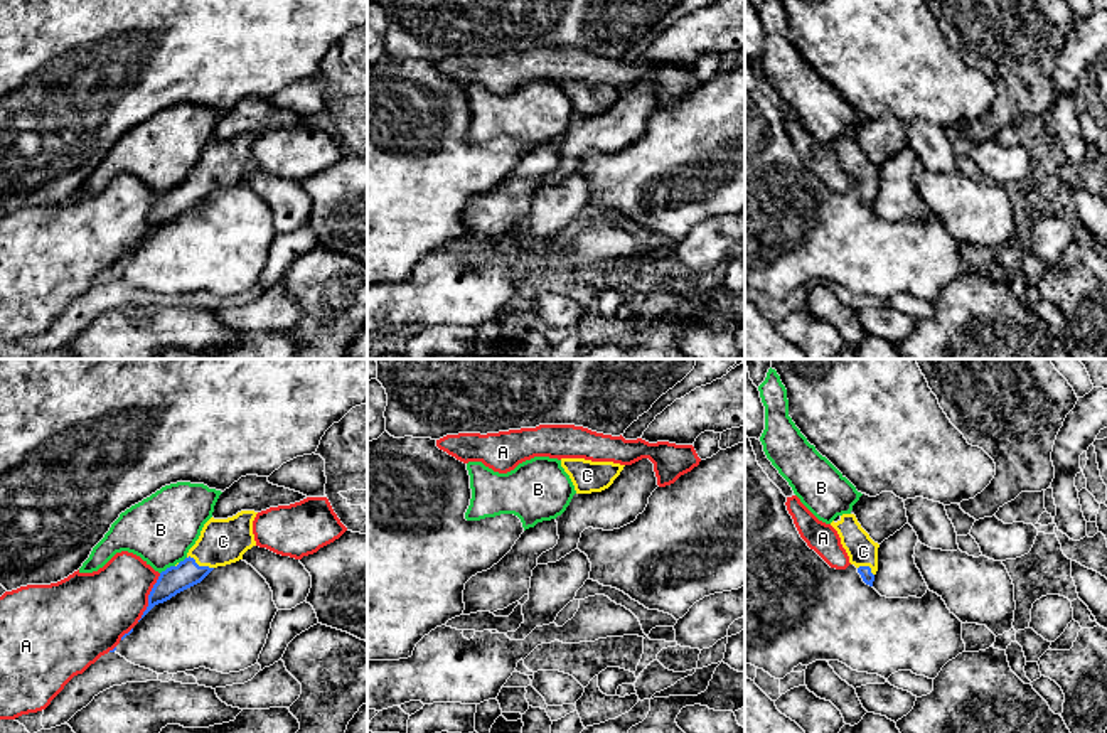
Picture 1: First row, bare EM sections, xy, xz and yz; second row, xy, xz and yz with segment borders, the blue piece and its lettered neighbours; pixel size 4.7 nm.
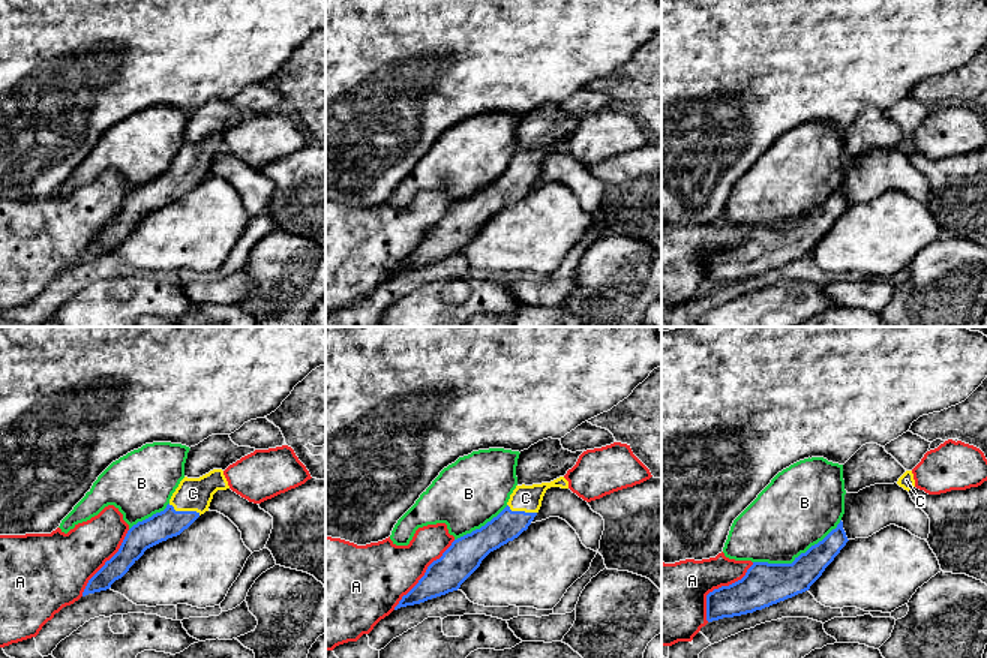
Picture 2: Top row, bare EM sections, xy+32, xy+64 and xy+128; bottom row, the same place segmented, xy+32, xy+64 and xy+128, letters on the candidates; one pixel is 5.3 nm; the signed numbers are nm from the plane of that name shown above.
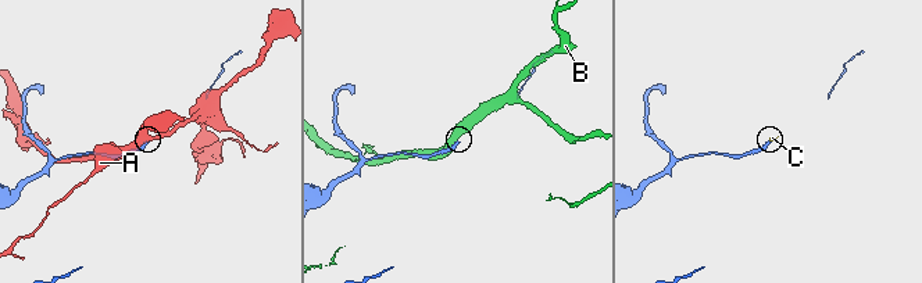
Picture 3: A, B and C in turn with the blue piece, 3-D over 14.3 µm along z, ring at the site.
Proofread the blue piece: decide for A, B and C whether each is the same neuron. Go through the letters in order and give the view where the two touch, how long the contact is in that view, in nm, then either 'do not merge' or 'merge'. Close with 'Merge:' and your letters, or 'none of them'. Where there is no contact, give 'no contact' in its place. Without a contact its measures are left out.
A: meets blue in xy; contact 260 nm long; do not merge
B: meets blue in xy; contact 80 nm long; do not merge
C: meets blue in xy; contact 140 nm long; merge
Merge: C

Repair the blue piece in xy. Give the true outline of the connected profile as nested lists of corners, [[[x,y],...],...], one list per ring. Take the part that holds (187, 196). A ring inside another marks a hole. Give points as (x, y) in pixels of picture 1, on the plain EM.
[[[241,133],[227,142],[211,140],[187,180],[160,195],[148,217],[148,229],[142,241],[158,226],[201,206],[214,190],[243,182],[256,169],[253,143],[258,135]]]

